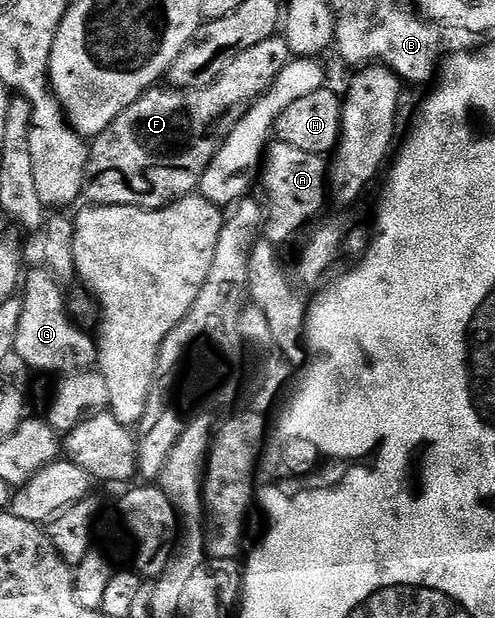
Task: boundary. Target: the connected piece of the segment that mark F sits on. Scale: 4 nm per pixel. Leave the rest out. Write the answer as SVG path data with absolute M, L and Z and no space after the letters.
M277 34L258 42L258 46L250 46L250 50L242 50L242 54L238 54L238 58L234 58L234 62L227 64L220 77L212 84L201 88L173 88L171 86L149 88L133 104L126 106L126 110L122 110L122 114L118 114L118 118L114 118L114 122L110 122L110 126L106 126L106 130L101 136L95 137L91 141L88 149L88 169L86 170L83 199L92 206L105 204L106 206L134 206L135 208L165 208L166 205L181 200L184 196L193 195L199 189L202 174L206 170L206 166L210 166L214 154L220 148L220 143L227 138L230 130L234 130L234 126L238 126L238 122L248 113L248 108L255 103L256 99L268 90L274 82L274 78L278 78L278 74L282 74L282 66L286 66L292 59L294 57L290 46L285 42L283 35Z

